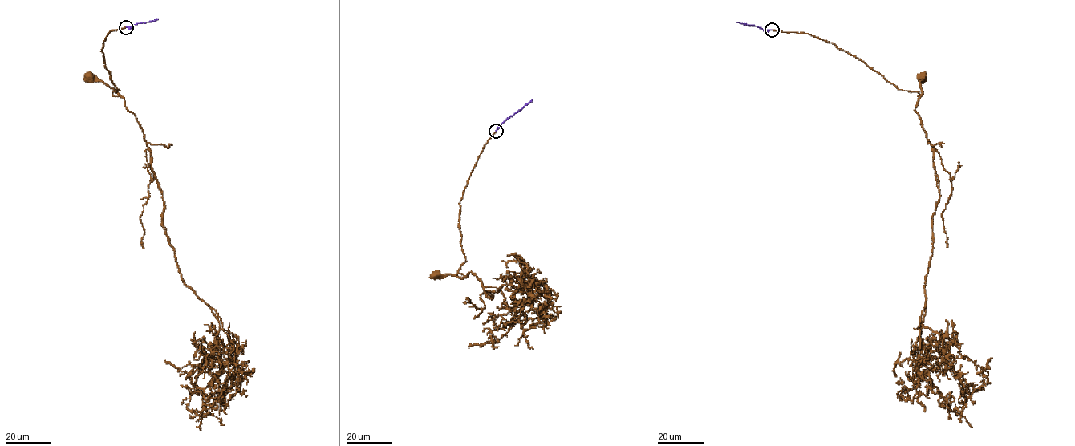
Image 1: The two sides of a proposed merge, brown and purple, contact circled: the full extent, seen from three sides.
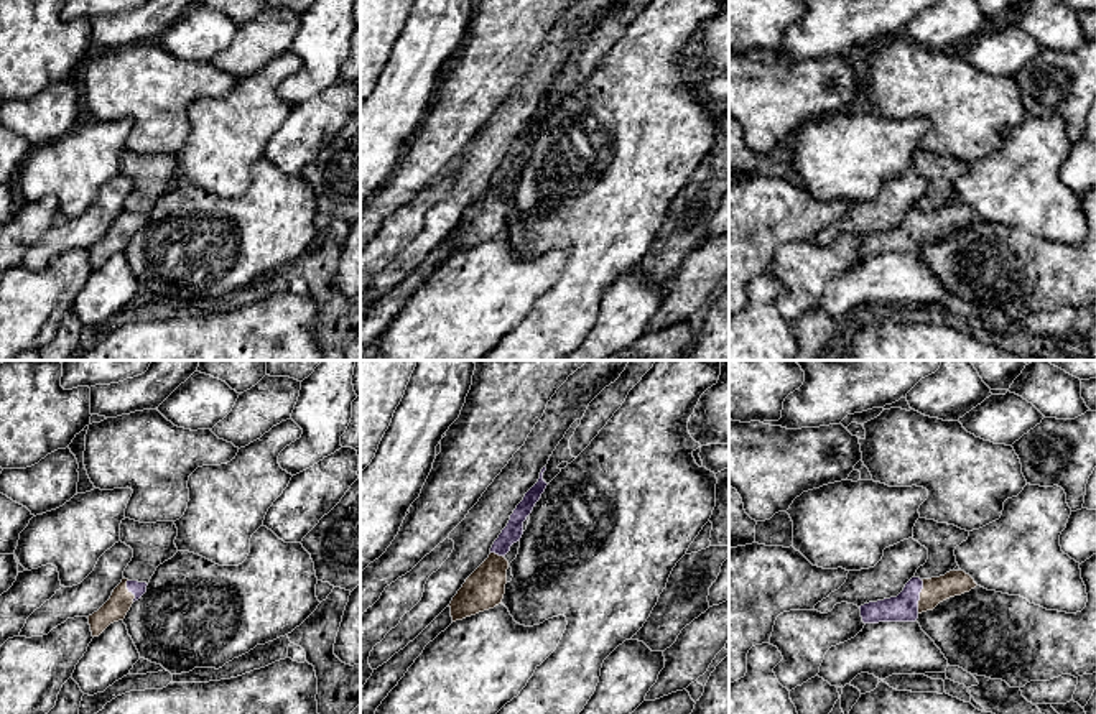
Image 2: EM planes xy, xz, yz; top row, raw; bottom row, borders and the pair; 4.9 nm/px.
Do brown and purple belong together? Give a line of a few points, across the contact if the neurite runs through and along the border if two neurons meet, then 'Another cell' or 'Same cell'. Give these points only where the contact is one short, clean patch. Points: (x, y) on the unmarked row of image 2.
Line: yz (955, 214), (920, 227), (904, 239). Same cell

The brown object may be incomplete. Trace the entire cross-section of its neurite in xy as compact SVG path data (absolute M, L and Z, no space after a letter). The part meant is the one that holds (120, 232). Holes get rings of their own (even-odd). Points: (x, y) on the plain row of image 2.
M122 211L110 230L92 247L89 257L92 268L99 268L110 255L123 252L132 235L146 224L146 214Z

